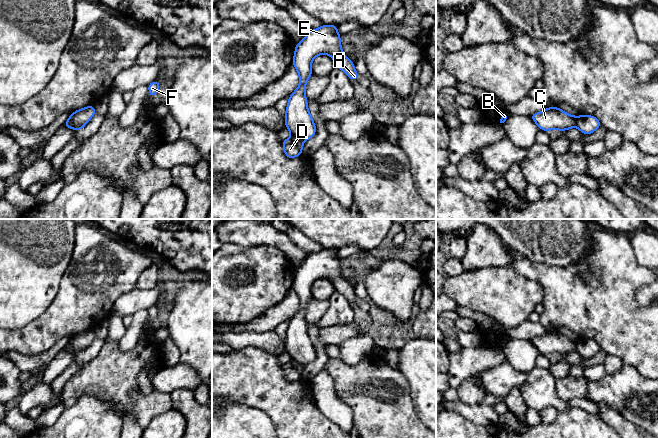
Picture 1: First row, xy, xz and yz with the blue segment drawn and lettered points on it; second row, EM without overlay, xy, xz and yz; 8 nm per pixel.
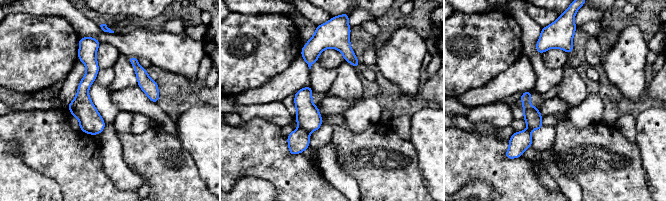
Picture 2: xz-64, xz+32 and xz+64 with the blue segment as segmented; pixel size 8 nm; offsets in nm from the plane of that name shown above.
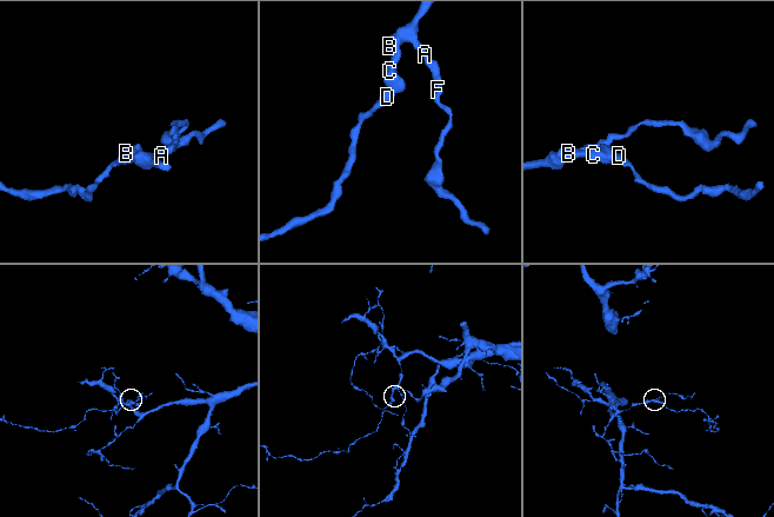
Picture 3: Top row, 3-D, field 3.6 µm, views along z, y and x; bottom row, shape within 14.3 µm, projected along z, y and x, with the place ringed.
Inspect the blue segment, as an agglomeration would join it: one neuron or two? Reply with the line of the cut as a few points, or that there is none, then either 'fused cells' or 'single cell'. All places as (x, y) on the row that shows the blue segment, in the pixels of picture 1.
xz (292, 135), (303, 141) | fused cells

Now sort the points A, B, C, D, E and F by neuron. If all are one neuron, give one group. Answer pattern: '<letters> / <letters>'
A B C E F / D

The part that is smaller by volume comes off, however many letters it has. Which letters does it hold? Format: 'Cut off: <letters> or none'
Cut off: D

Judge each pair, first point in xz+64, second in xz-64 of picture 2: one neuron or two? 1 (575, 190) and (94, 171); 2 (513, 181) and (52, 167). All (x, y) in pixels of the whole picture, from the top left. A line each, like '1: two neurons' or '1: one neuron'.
1: two neurons
2: one neuron

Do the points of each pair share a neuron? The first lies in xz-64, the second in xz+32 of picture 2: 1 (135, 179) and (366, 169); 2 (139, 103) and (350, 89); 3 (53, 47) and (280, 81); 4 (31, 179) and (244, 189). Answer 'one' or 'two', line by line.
1: two
2: two
3: two
4: one

